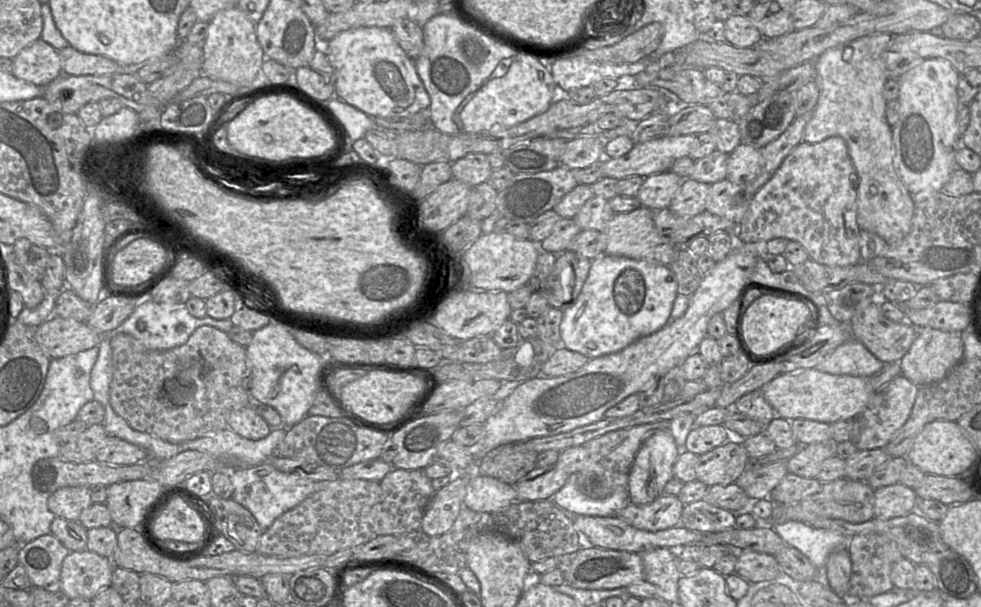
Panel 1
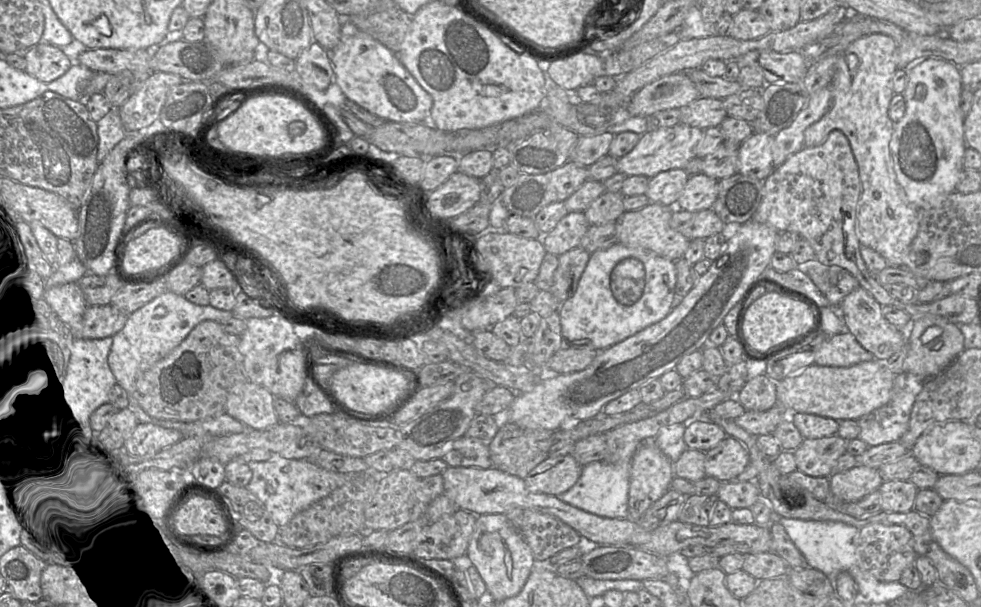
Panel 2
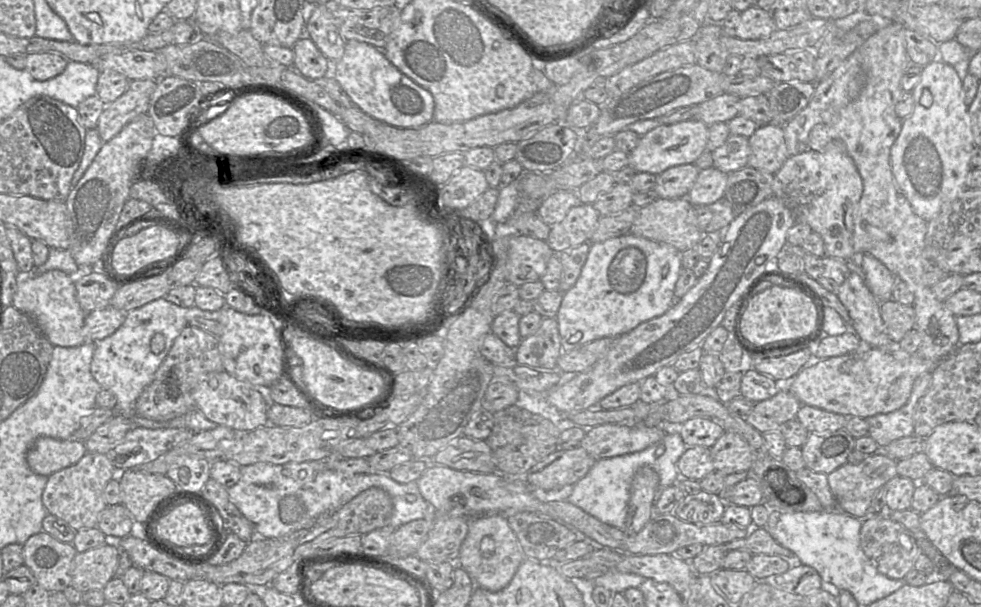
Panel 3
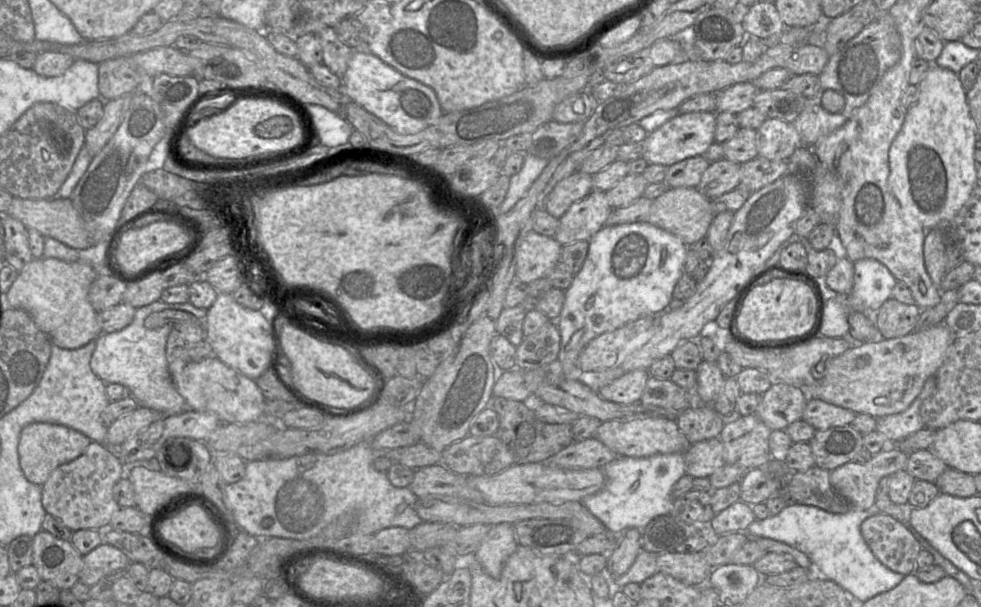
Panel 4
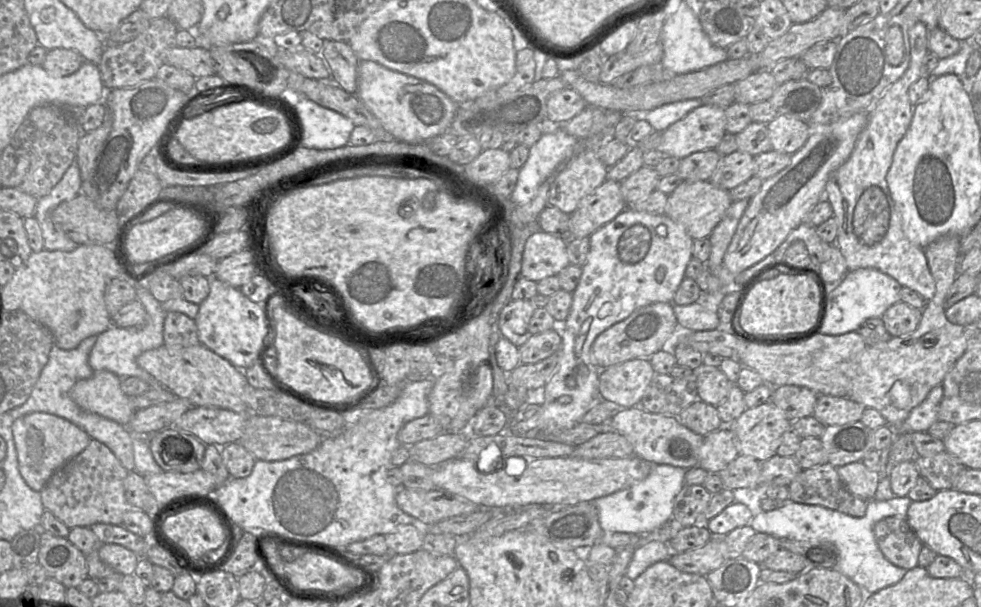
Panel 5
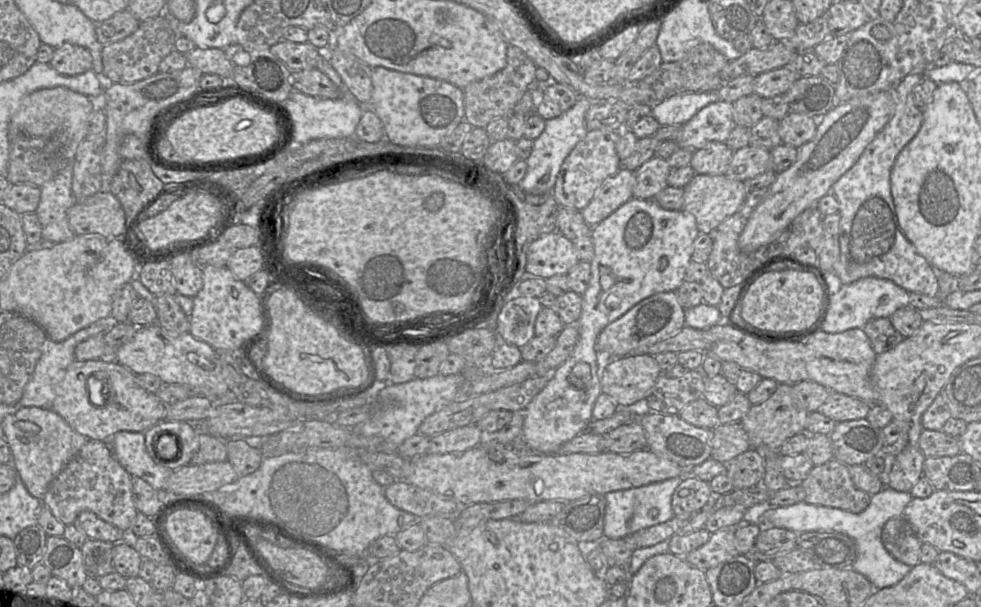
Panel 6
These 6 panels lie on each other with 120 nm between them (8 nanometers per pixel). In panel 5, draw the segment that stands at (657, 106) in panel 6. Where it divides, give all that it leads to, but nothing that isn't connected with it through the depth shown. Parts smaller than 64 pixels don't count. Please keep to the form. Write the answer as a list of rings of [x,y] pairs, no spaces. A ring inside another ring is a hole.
[[[687,99],[663,104],[647,112],[639,113],[637,119],[645,119],[655,131],[663,132],[700,105],[702,105],[701,99]]]

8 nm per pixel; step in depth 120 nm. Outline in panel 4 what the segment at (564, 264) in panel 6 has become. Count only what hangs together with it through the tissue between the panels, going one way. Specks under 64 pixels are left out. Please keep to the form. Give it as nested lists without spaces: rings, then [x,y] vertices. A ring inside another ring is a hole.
[[[534,230],[517,242],[516,279],[528,284],[546,275],[561,261],[562,245]]]

